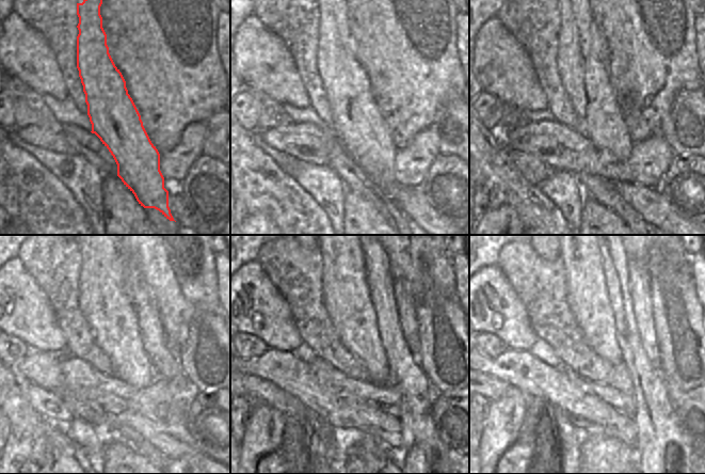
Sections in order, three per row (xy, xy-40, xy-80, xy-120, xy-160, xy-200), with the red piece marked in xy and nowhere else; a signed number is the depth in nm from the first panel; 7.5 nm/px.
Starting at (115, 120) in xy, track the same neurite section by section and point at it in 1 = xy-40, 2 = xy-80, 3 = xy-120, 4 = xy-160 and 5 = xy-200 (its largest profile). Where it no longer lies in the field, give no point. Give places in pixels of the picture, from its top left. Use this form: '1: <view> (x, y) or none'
1: xy-40 (357, 122)
2: xy-80 (582, 52)
3: xy-120 (103, 300)
4: xy-160 (345, 290)
5: xy-200 (588, 299)

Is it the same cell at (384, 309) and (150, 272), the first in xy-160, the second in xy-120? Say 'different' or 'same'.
different

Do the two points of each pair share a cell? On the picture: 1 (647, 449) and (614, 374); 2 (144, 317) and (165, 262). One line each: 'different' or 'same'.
1: different
2: different

